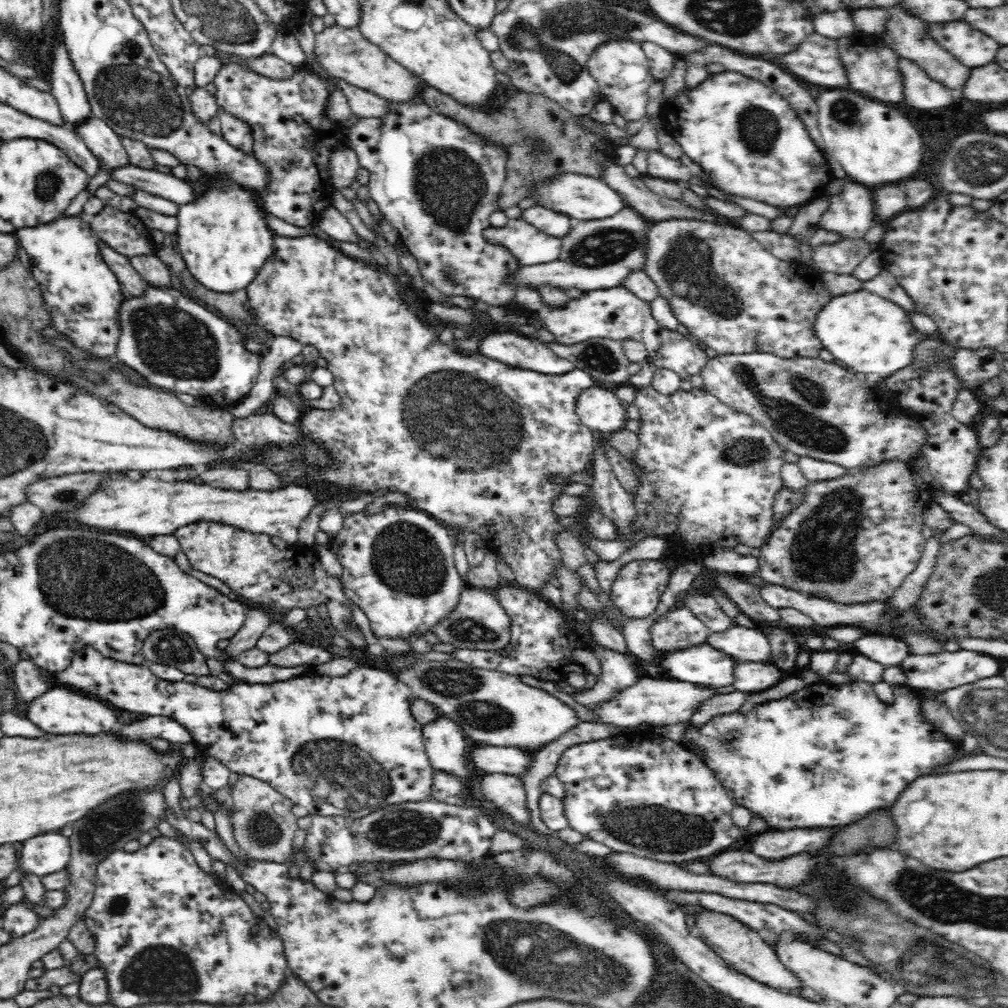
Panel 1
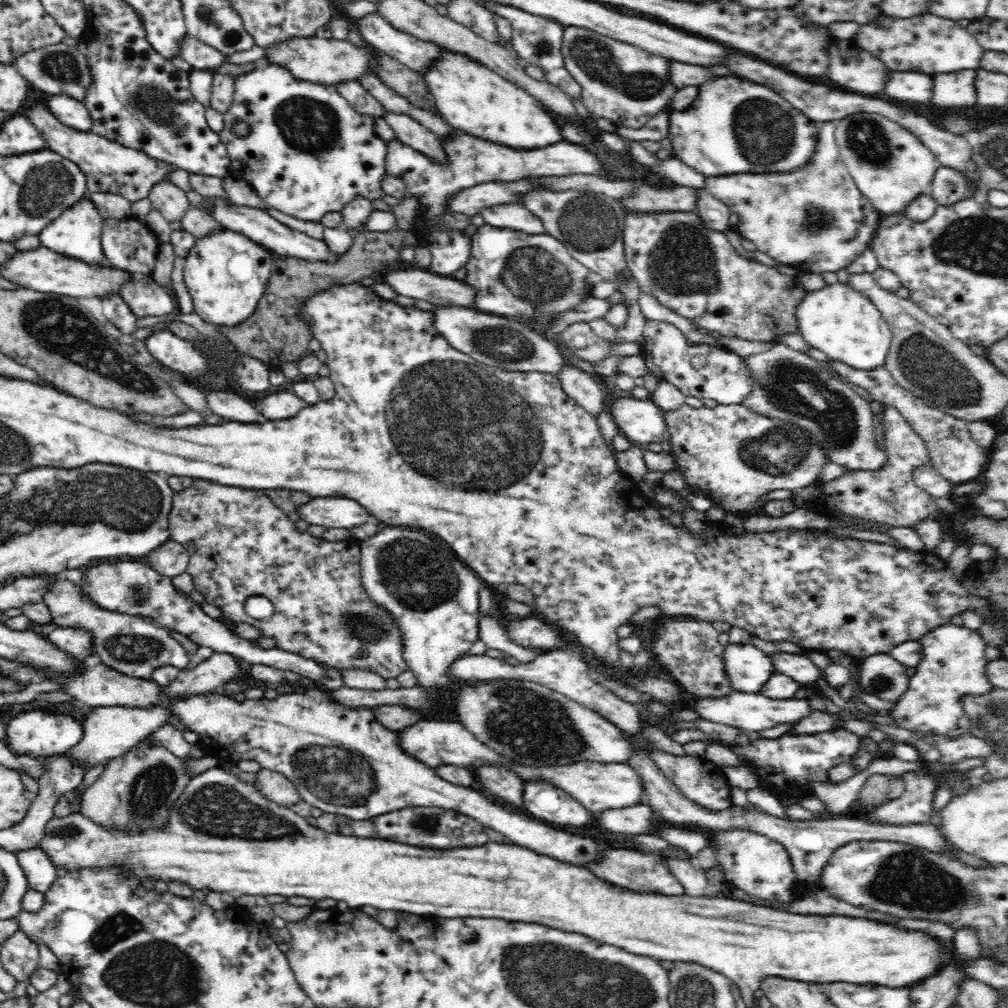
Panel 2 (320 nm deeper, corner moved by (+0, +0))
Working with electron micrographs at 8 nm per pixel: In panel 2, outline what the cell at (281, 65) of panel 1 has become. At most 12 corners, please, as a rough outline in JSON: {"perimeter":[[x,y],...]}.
{"perimeter":[[184,34],[179,56],[191,69],[215,70],[227,56]]}

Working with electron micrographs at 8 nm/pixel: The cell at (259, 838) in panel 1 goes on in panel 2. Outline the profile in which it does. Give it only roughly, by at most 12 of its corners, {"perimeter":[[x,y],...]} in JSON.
{"perimeter":[[263,768],[255,784],[264,798],[288,807],[303,800],[281,772]]}

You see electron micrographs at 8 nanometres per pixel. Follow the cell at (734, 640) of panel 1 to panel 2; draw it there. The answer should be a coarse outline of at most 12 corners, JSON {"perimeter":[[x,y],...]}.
{"perimeter":[[771,656],[776,670],[802,684],[814,684],[820,670],[804,656]]}

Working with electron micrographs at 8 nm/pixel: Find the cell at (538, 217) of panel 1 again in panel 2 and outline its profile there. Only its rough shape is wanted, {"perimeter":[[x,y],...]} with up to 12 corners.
{"perimeter":[[518,203],[480,210],[484,224],[528,235],[544,233],[540,218]]}

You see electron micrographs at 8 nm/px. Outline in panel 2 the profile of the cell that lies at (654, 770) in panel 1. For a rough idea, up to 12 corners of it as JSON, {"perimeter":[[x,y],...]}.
{"perimeter":[[654,751],[651,759],[705,809],[733,806],[720,765]]}

